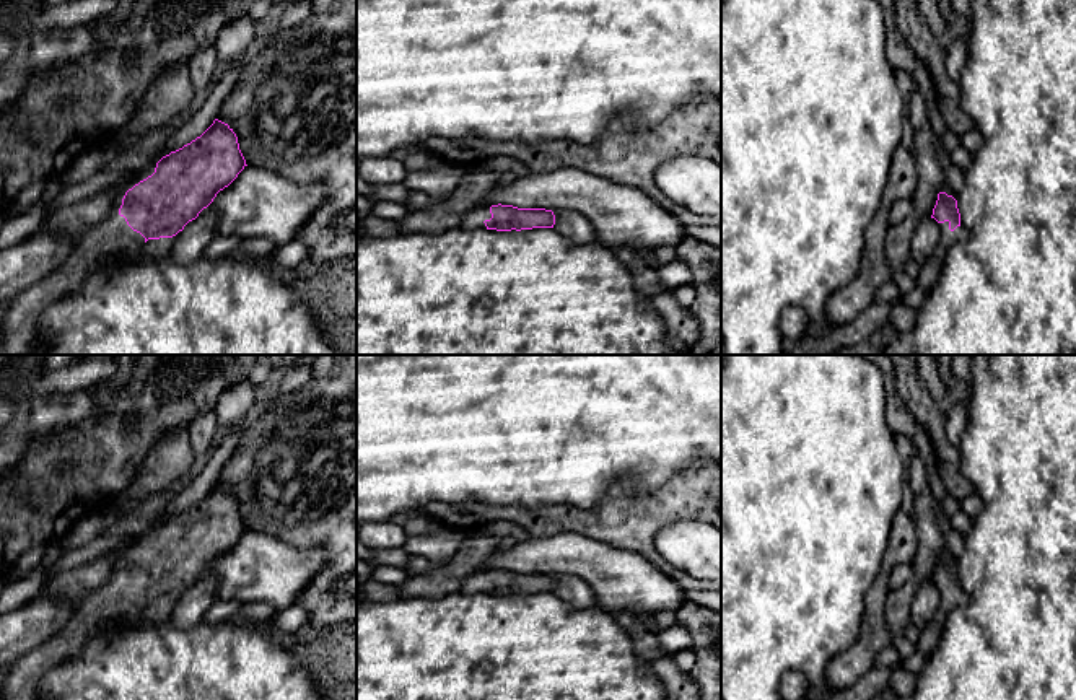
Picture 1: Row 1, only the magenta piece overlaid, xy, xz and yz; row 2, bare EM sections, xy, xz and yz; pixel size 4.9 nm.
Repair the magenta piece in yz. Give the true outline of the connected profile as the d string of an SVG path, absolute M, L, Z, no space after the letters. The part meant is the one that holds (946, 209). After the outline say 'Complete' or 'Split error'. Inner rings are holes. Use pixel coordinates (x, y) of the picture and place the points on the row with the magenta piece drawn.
M943 184L939 189L931 218L939 225L939 241L931 259L943 262L949 249L964 238L957 208L957 194L947 184Z. Split error

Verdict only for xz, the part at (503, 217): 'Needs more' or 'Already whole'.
Needs more

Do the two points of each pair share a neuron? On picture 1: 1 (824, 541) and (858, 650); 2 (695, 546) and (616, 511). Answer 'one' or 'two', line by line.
1: two
2: two

